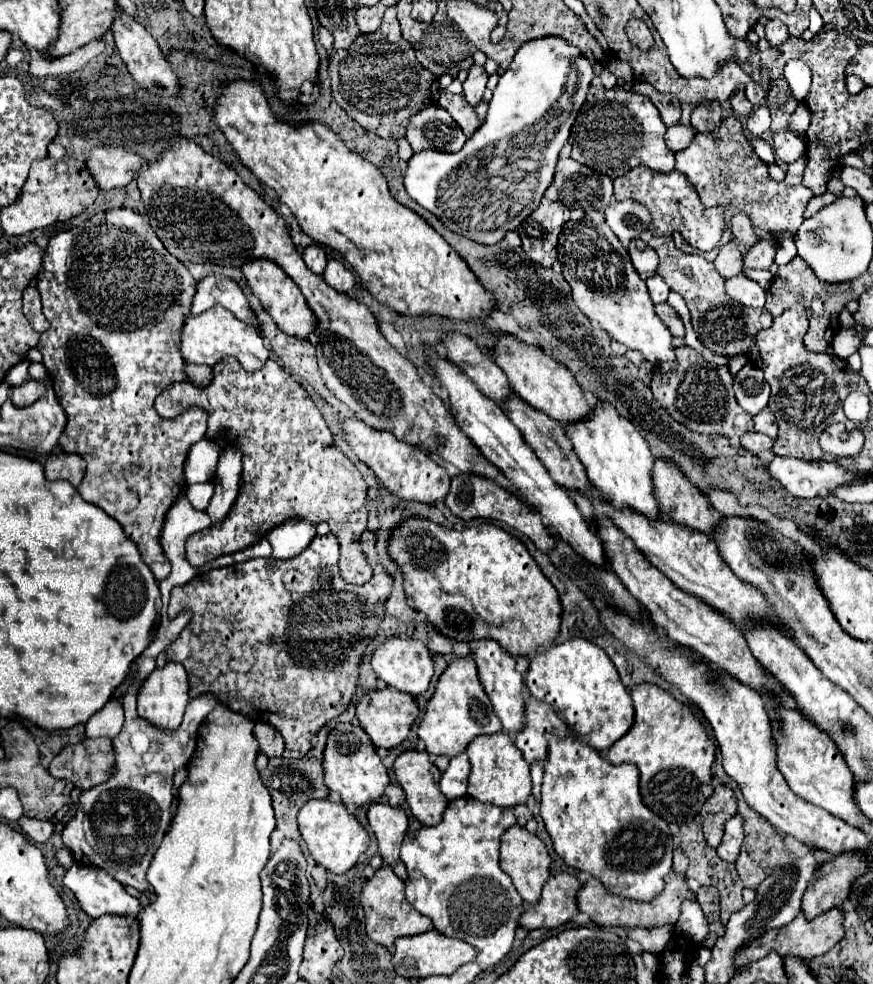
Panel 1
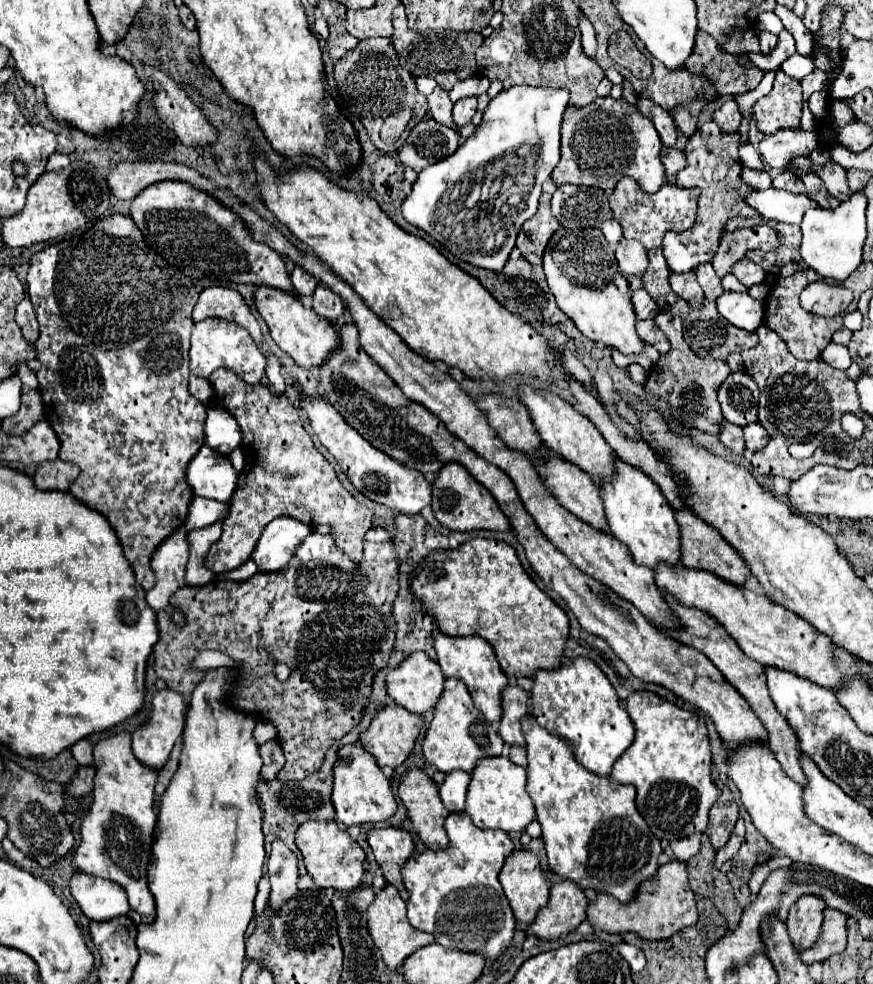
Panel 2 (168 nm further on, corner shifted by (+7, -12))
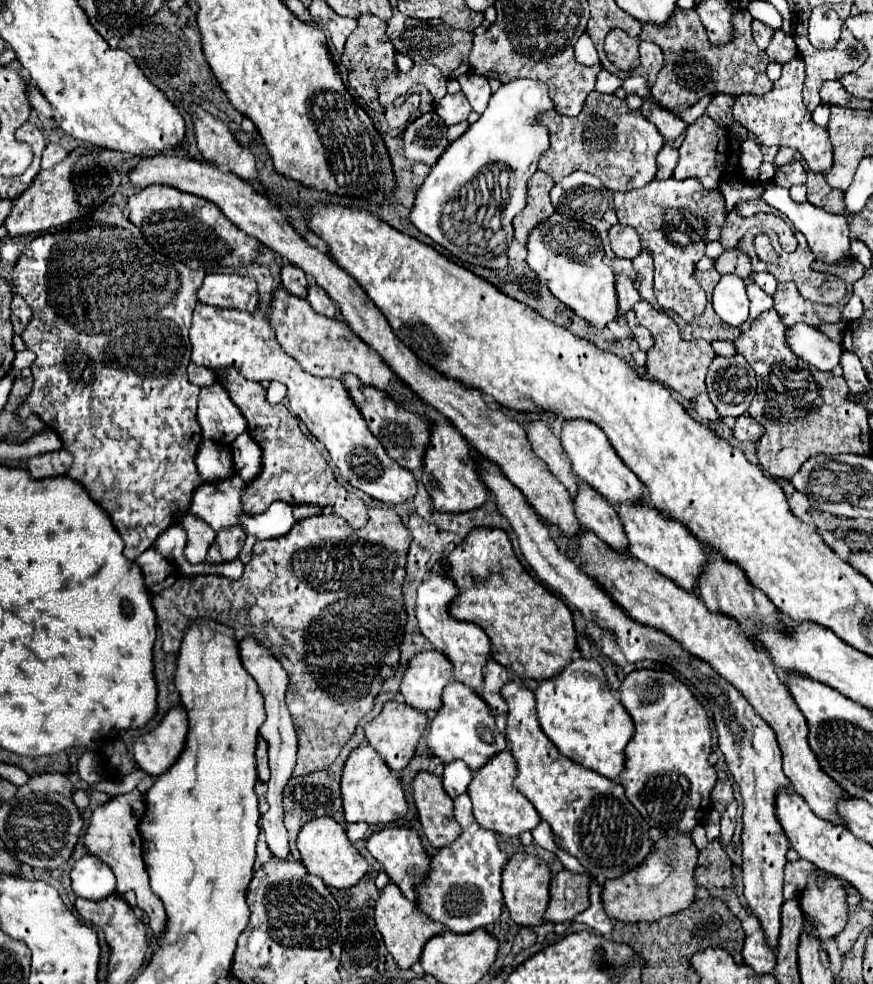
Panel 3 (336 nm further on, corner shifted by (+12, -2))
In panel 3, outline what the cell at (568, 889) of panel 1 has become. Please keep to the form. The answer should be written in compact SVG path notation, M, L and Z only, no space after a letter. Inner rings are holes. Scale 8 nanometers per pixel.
M562 869L550 883L550 905L546 911L546 921L564 923L572 921L578 913L590 905L590 875L572 873Z

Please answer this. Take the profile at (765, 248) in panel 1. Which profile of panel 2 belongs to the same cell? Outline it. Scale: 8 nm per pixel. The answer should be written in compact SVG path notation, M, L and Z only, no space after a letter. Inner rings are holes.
M741 259L737 261L737 265L733 265L733 271L731 271L745 287L751 287L751 285L757 285L757 283L763 283L767 273L753 261L749 259Z

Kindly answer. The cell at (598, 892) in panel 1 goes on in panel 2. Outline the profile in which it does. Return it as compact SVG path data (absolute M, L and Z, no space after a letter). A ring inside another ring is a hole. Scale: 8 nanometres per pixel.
M671 861L659 867L657 877L653 881L645 881L635 901L629 905L623 905L609 895L597 895L595 901L589 901L587 905L587 921L605 933L623 935L627 931L633 931L645 939L665 939L671 937L675 931L693 925L697 921L697 907L693 891L687 881L685 863Z

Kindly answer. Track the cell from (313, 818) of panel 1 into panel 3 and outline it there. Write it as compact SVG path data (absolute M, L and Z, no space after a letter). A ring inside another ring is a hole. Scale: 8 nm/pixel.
M320 817L314 821L308 821L298 835L298 851L302 855L304 867L312 873L324 879L328 887L334 889L350 889L354 887L368 871L366 859L356 851L356 847L348 841L346 831L340 823L336 823L332 817Z

